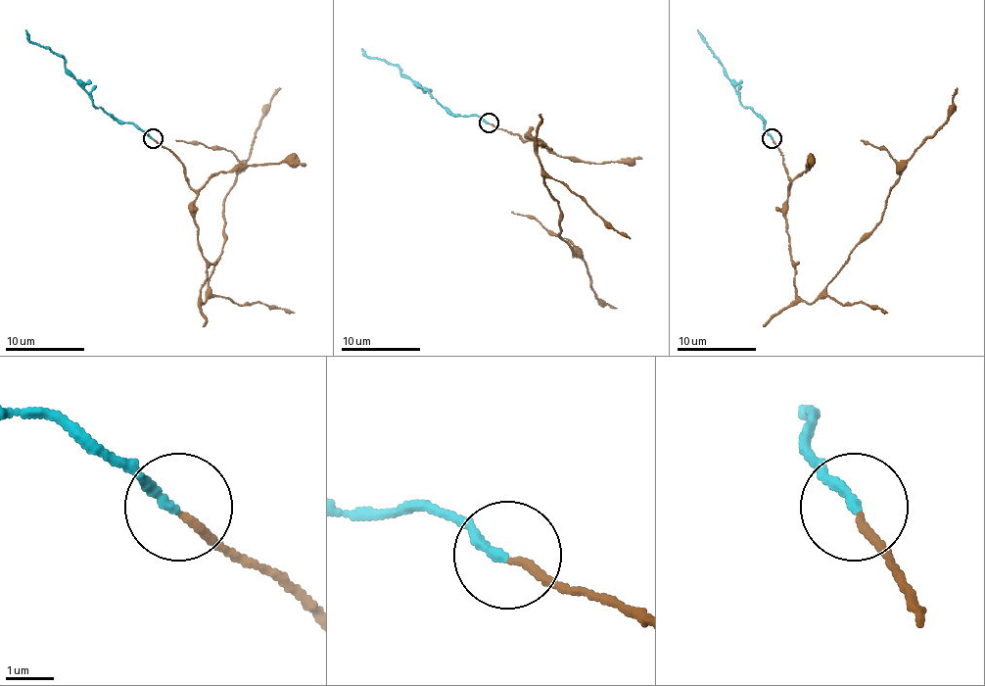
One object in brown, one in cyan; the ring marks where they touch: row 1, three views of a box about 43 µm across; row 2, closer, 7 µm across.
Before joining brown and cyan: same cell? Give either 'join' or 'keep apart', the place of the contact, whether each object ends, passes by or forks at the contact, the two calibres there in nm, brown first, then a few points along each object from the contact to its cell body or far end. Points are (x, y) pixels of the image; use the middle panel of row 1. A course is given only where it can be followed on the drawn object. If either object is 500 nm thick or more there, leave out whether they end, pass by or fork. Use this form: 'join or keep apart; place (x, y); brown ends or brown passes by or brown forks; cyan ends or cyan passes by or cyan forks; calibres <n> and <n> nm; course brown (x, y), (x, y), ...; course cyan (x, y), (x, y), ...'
join; place (489, 122); brown ends; cyan ends; calibres 160 and 200 nm; course brown (489, 124), (542, 146), (539, 162), (558, 204), (558, 233), (585, 262), (594, 293), (616, 308); course cyan (489, 122), (475, 114), (455, 117), (394, 65), (384, 59), (369, 59), (361, 48)

